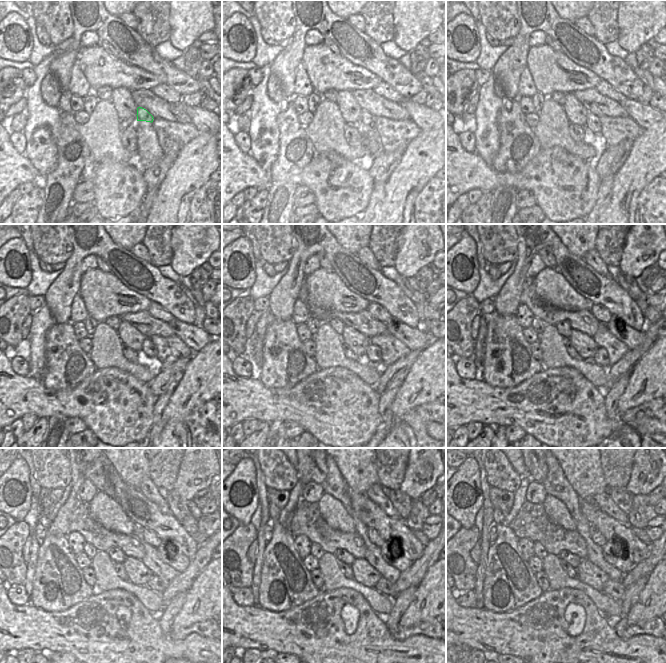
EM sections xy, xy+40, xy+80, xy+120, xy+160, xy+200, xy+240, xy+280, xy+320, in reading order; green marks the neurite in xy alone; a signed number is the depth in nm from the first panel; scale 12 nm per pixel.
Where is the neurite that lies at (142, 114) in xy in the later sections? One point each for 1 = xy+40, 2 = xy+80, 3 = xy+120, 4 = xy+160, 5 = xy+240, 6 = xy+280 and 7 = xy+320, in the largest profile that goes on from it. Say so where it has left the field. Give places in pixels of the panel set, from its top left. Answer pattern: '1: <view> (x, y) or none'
1: xy+40 (368, 121)
2: xy+80 (593, 123)
3: xy+120 (148, 348)
4: xy+160 (374, 353)
5: xy+240 (155, 583)
6: xy+280 (383, 586)
7: xy+320 (615, 590)

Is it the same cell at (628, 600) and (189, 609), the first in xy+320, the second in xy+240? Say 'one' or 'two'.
two

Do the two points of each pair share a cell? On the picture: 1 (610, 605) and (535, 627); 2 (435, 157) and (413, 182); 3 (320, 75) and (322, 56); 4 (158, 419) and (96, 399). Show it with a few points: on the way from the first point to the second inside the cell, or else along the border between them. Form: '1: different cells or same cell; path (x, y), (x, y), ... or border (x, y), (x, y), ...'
1: different cells; border (582, 590), (599, 611)
2: same cell; path (429, 163), (416, 176)
3: same cell; path (321, 70), (321, 61)
4: different cells; border (157, 397), (153, 408), (153, 423), (144, 437)

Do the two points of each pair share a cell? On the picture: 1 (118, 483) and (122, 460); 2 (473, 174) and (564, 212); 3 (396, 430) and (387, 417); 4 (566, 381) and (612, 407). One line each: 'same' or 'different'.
1: different
2: same
3: different
4: different

